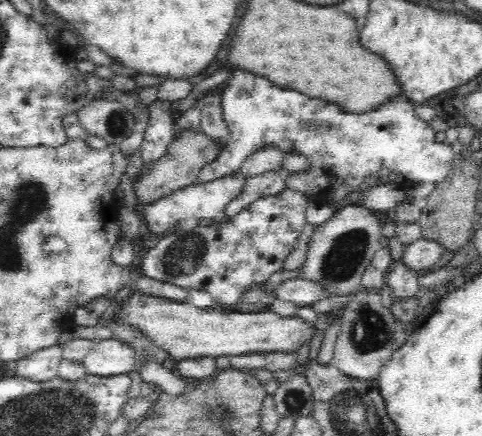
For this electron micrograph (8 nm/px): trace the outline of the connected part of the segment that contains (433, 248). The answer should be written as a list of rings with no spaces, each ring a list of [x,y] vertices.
[[[420,238],[404,246],[402,261],[413,271],[434,269],[434,264],[442,258],[445,248],[440,243]]]

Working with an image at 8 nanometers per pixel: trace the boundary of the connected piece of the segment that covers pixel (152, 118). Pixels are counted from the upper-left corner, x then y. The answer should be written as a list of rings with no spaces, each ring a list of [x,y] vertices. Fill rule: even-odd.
[[[156,99],[148,108],[148,124],[138,153],[143,164],[162,158],[175,139],[173,126],[176,119],[172,117],[170,103]]]

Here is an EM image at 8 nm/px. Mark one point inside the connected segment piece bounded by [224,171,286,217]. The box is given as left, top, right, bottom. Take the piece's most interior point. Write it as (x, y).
(266, 184)

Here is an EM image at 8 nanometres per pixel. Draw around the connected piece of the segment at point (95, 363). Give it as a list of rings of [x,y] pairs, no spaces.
[[[106,339],[94,342],[82,364],[91,376],[128,375],[135,368],[136,356],[128,343]]]

